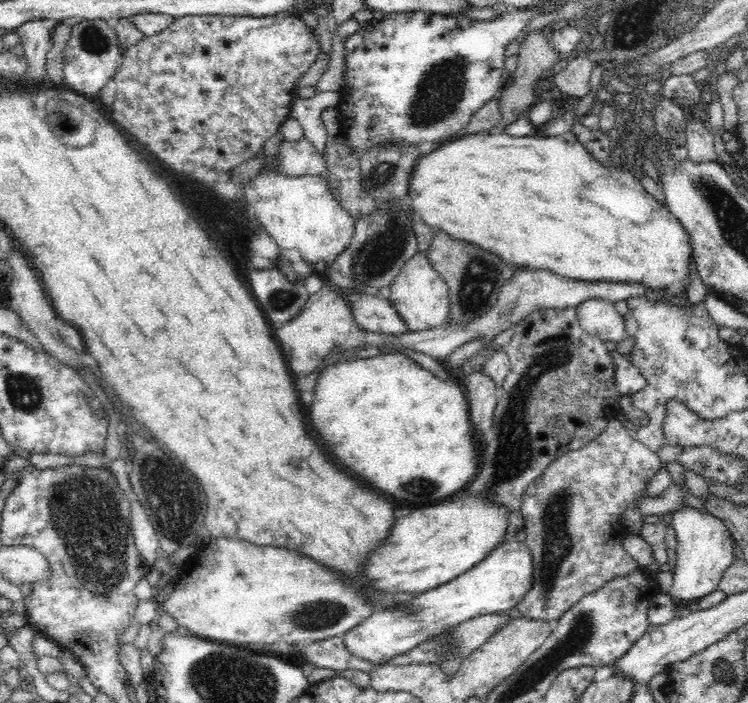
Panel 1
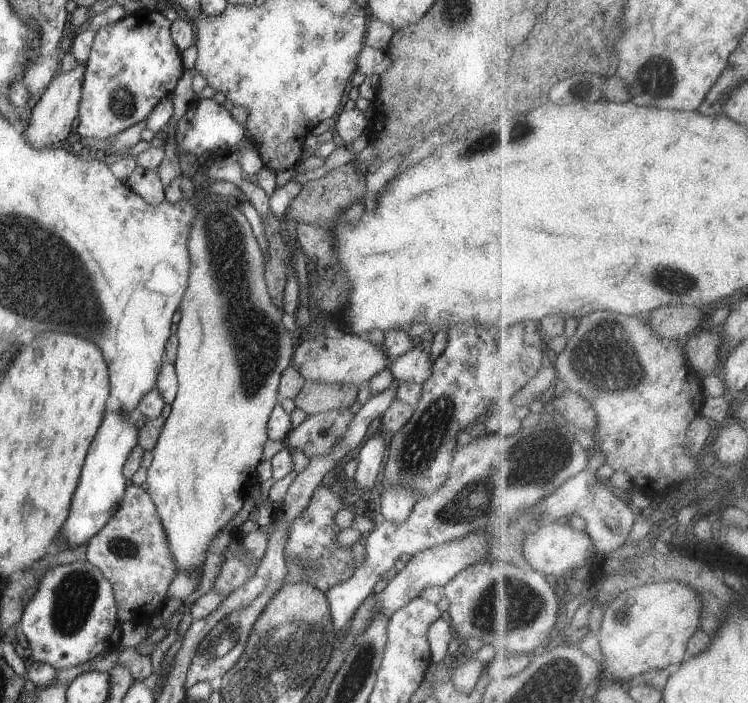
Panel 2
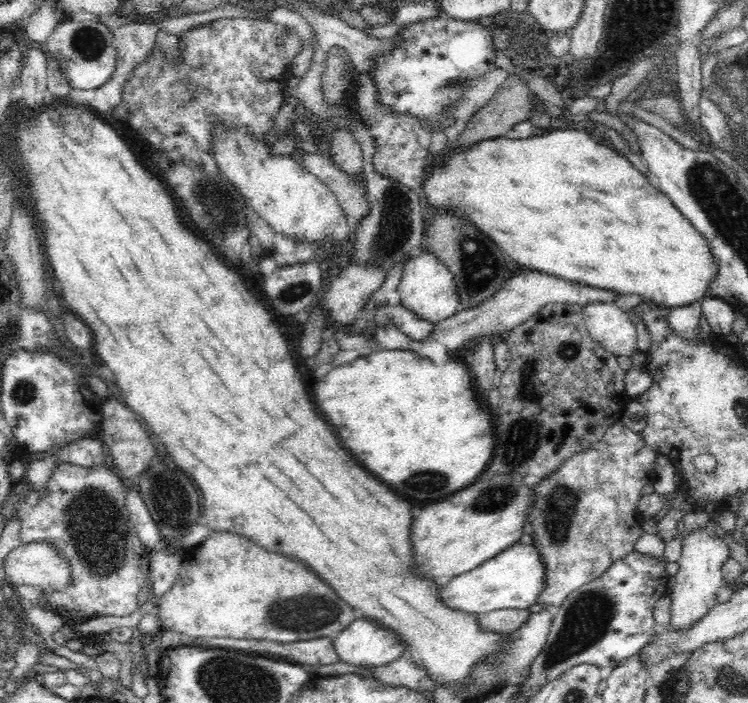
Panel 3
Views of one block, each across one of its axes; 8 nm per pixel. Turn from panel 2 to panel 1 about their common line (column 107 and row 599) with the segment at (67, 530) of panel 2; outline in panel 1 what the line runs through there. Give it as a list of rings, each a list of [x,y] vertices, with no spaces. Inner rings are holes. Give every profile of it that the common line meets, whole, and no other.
[[[509,538],[474,568],[446,584],[413,595],[394,609],[377,610],[359,626],[348,630],[344,646],[352,655],[376,665],[390,663],[398,654],[475,617],[516,609],[532,586],[532,555],[525,541]]]

